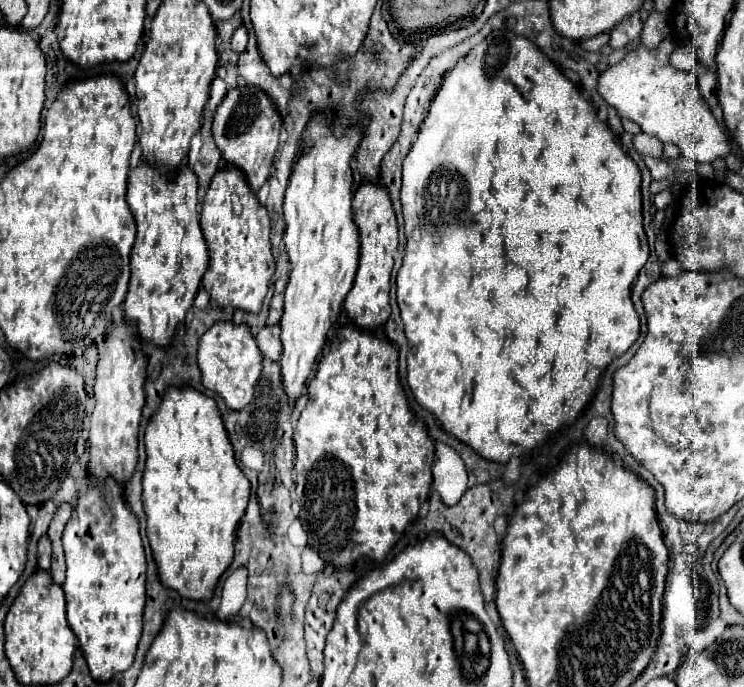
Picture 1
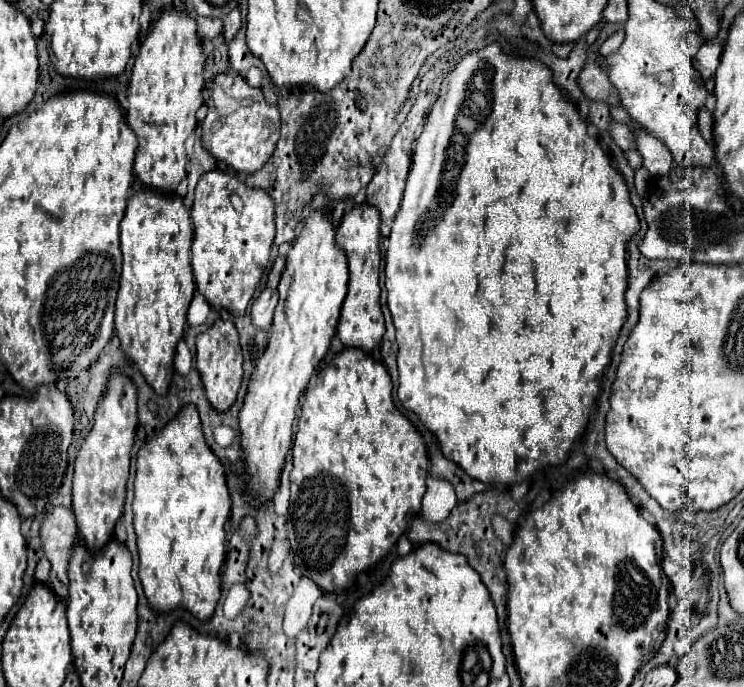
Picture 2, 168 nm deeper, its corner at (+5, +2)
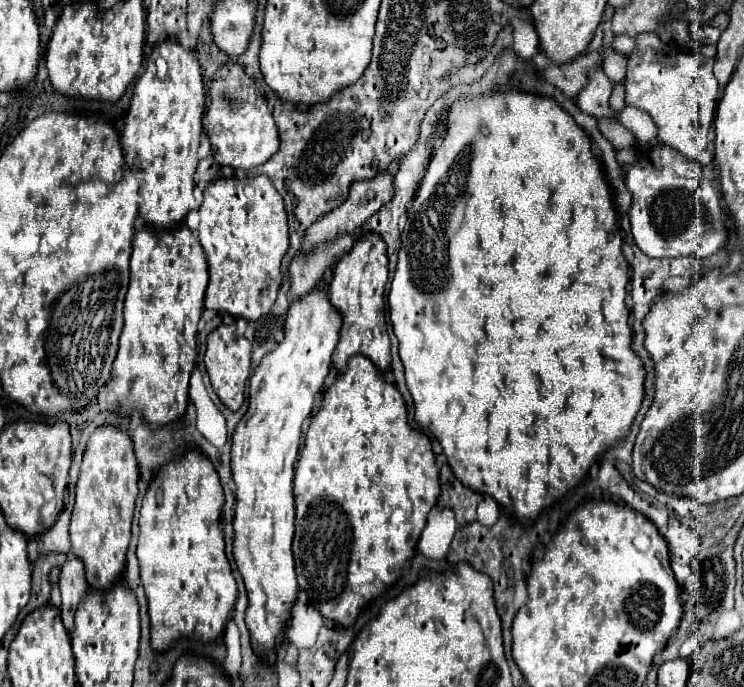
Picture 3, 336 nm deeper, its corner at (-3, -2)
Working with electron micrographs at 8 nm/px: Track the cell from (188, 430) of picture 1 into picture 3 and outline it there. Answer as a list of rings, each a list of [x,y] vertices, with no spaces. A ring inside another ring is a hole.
[[[186,446],[182,456],[176,456],[168,464],[160,466],[148,484],[140,510],[140,540],[138,540],[138,560],[140,560],[140,580],[148,596],[148,612],[152,622],[152,642],[162,650],[170,642],[192,636],[198,640],[216,640],[224,634],[230,612],[236,604],[236,582],[230,572],[230,562],[226,558],[226,542],[220,528],[224,508],[224,490],[220,486],[218,472],[212,462],[194,446]]]

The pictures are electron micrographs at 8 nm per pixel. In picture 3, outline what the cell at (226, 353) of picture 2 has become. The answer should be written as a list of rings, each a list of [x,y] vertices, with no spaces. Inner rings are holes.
[[[222,324],[208,336],[208,350],[204,354],[204,364],[214,392],[218,394],[222,404],[230,410],[238,410],[244,404],[246,380],[250,376],[250,354],[252,344],[244,336],[236,336],[236,324]]]

